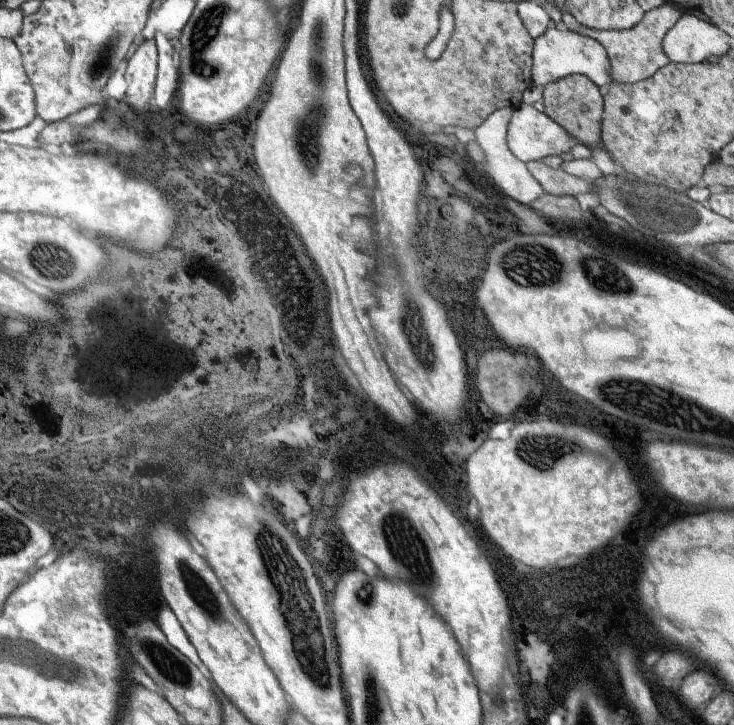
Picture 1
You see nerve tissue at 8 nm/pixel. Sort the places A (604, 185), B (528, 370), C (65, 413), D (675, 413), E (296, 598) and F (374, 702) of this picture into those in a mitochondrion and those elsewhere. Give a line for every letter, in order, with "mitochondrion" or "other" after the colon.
A: mitochondrion
B: other
C: other
D: mitochondrion
E: mitochondrion
F: mitochondrion

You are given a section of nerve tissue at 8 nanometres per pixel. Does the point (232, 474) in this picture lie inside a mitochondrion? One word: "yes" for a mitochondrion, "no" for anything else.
yes

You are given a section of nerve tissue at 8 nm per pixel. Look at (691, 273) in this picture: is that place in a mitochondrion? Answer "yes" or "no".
no

